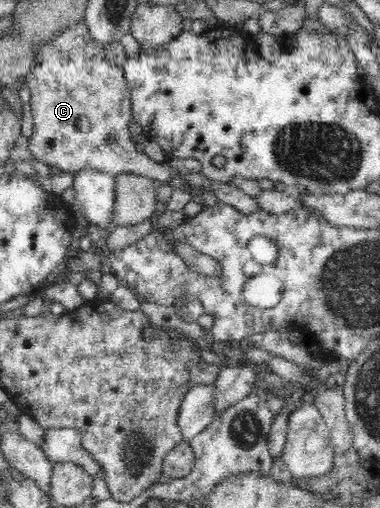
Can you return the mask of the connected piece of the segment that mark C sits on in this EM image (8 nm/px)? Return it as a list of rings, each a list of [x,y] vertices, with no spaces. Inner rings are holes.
[[[83,20],[74,28],[67,28],[53,41],[42,41],[35,49],[34,67],[31,68],[27,81],[35,131],[31,141],[28,141],[27,149],[31,149],[35,159],[71,174],[91,168],[93,171],[108,172],[114,177],[127,172],[168,183],[169,179],[176,177],[175,171],[164,162],[156,163],[144,151],[135,149],[135,141],[129,135],[132,111],[124,66],[110,63],[105,59],[103,51],[103,44],[92,39]]]

